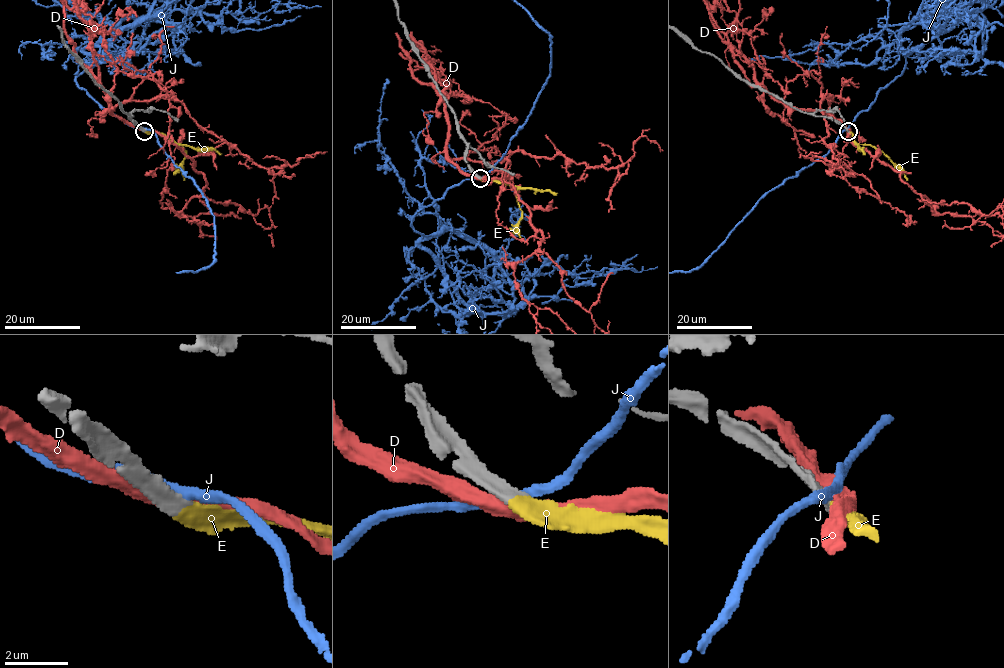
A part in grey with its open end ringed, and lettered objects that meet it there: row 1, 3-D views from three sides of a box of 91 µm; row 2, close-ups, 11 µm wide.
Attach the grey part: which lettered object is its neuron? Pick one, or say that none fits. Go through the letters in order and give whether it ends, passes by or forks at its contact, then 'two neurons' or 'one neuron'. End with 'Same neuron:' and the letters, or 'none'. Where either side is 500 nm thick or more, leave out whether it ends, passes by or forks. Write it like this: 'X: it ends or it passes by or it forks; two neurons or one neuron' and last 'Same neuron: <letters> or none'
D: two neurons
E: it ends; one neuron
J: it passes by; two neurons
Same neuron: E

